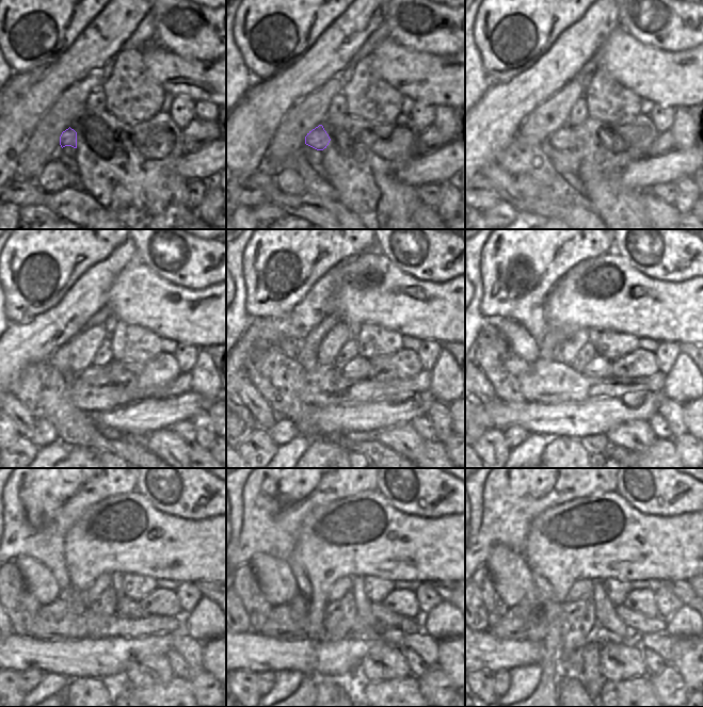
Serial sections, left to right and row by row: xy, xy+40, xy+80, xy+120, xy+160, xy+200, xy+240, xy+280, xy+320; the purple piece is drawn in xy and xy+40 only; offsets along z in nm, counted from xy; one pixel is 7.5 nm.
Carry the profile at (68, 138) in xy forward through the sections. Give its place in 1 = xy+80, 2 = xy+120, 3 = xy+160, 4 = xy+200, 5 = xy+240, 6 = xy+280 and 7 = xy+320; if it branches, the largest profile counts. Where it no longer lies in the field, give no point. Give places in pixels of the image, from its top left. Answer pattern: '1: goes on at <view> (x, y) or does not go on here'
1: goes on at xy+80 (564, 139)
2: goes on at xy+120 (93, 374)
3: goes on at xy+160 (358, 367)
4: goes on at xy+200 (600, 367)
5: goes on at xy+240 (126, 607)
6: goes on at xy+280 (385, 617)
7: goes on at xy+320 (642, 625)

